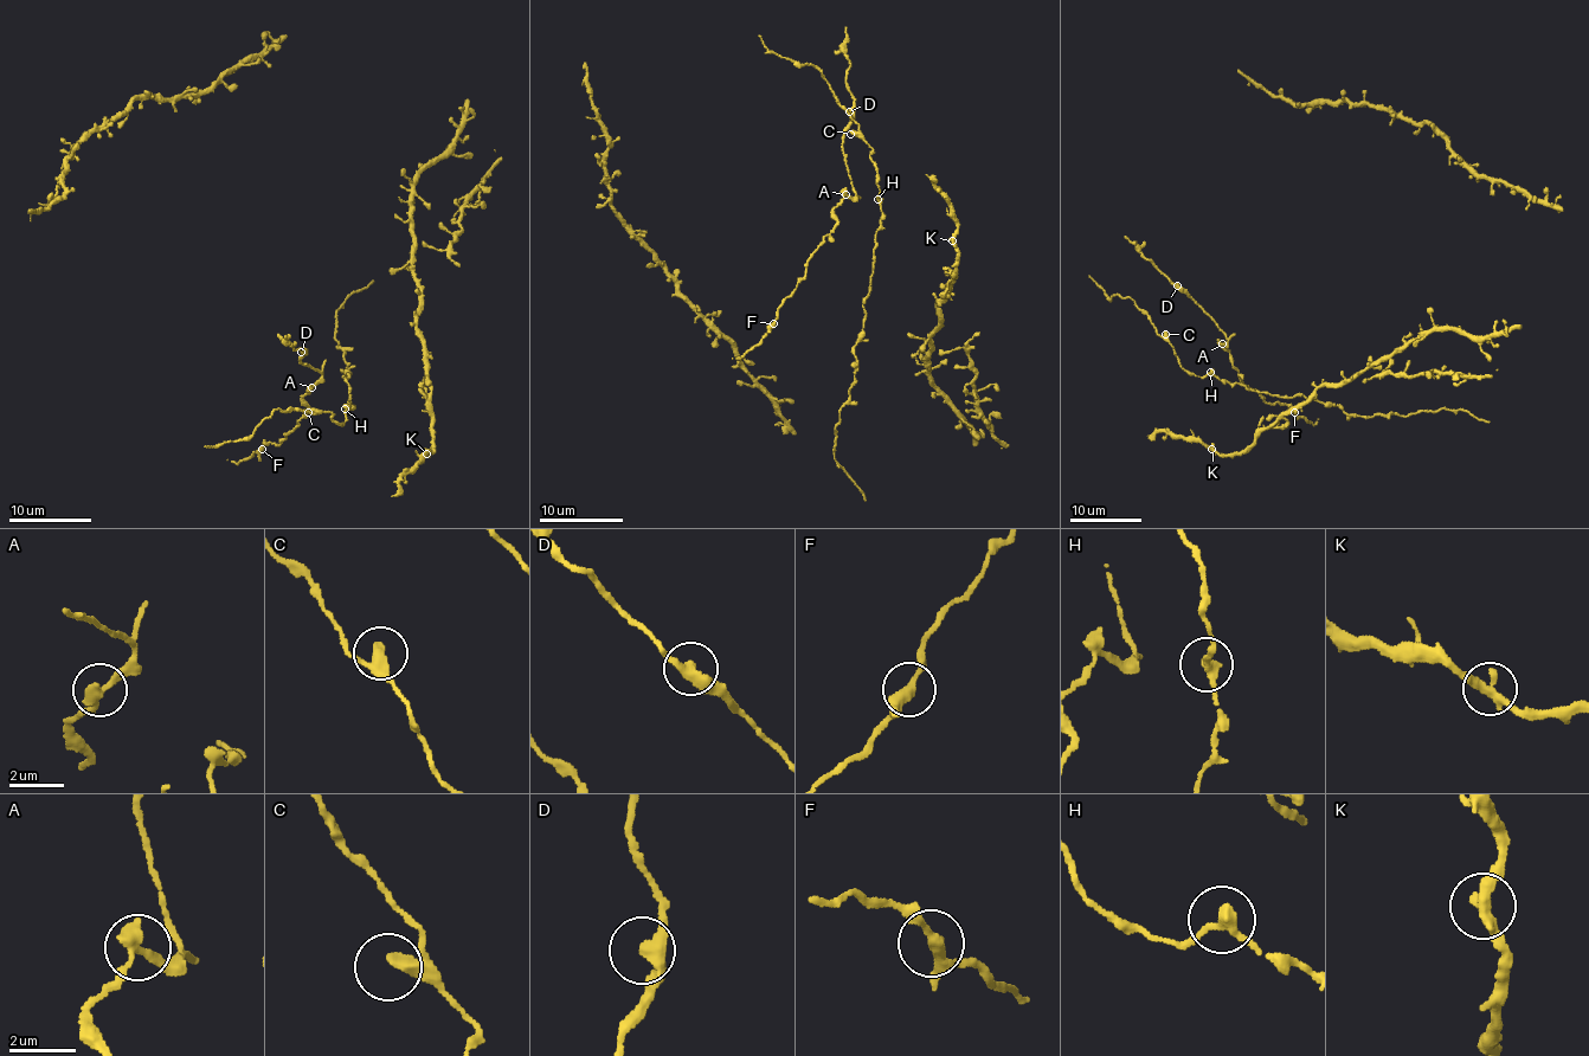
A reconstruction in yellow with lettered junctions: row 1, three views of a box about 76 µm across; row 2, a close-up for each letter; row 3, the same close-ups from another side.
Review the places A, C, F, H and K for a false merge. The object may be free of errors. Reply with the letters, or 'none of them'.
A

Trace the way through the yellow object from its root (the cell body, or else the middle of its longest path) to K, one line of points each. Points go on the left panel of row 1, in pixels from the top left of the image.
K: (413, 192), (411, 269), (419, 289), (416, 333), (423, 345), (433, 439), (431, 454), (426, 454)

